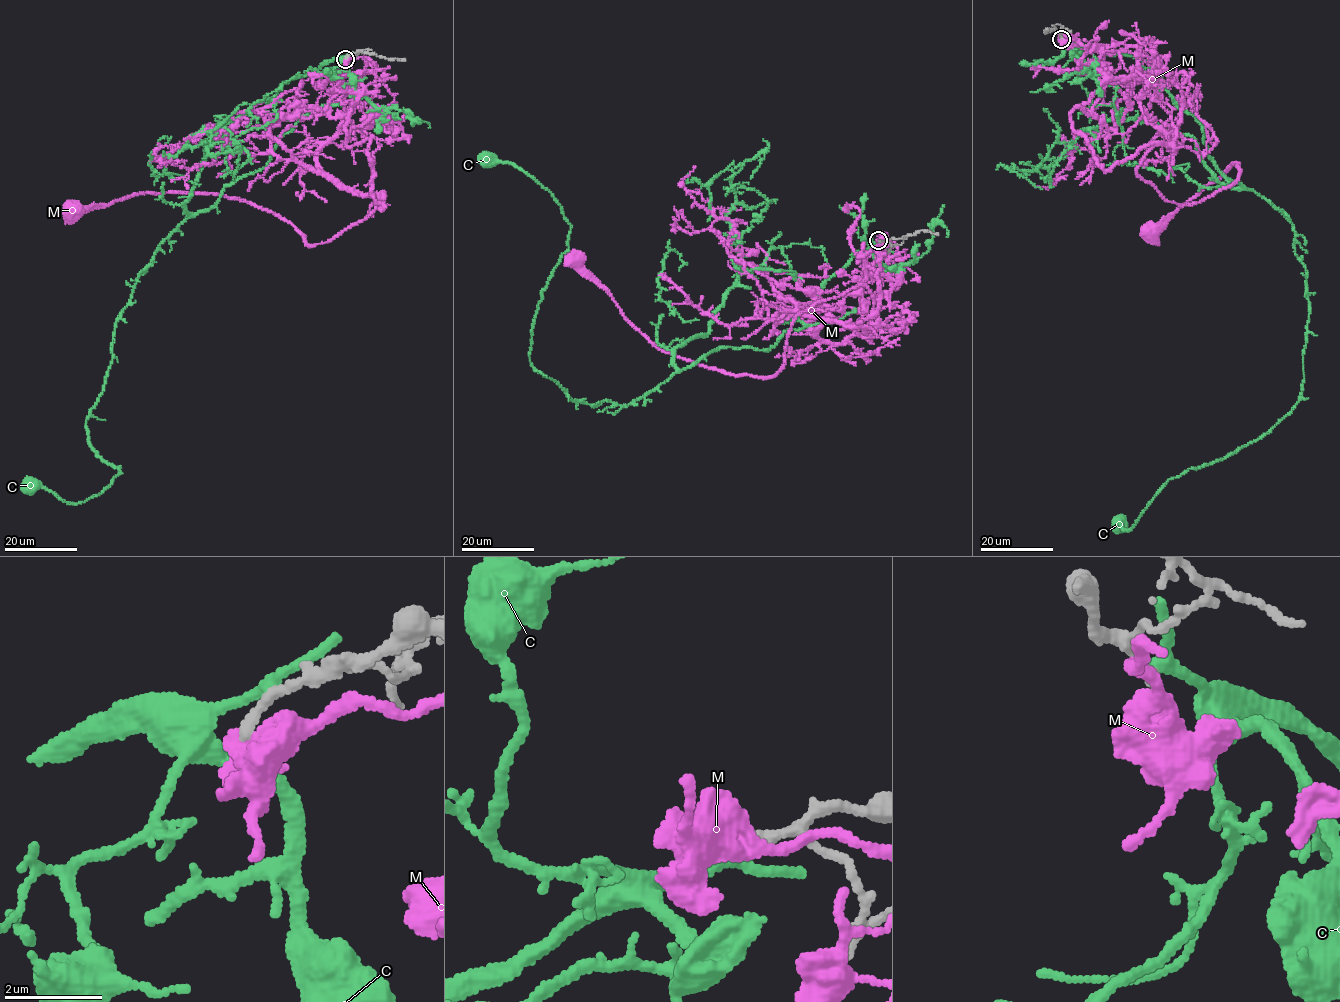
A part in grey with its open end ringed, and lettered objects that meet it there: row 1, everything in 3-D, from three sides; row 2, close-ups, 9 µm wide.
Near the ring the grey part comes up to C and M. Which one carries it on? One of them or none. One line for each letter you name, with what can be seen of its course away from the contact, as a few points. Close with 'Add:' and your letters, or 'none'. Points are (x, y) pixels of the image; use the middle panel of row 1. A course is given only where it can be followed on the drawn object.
Add: none

